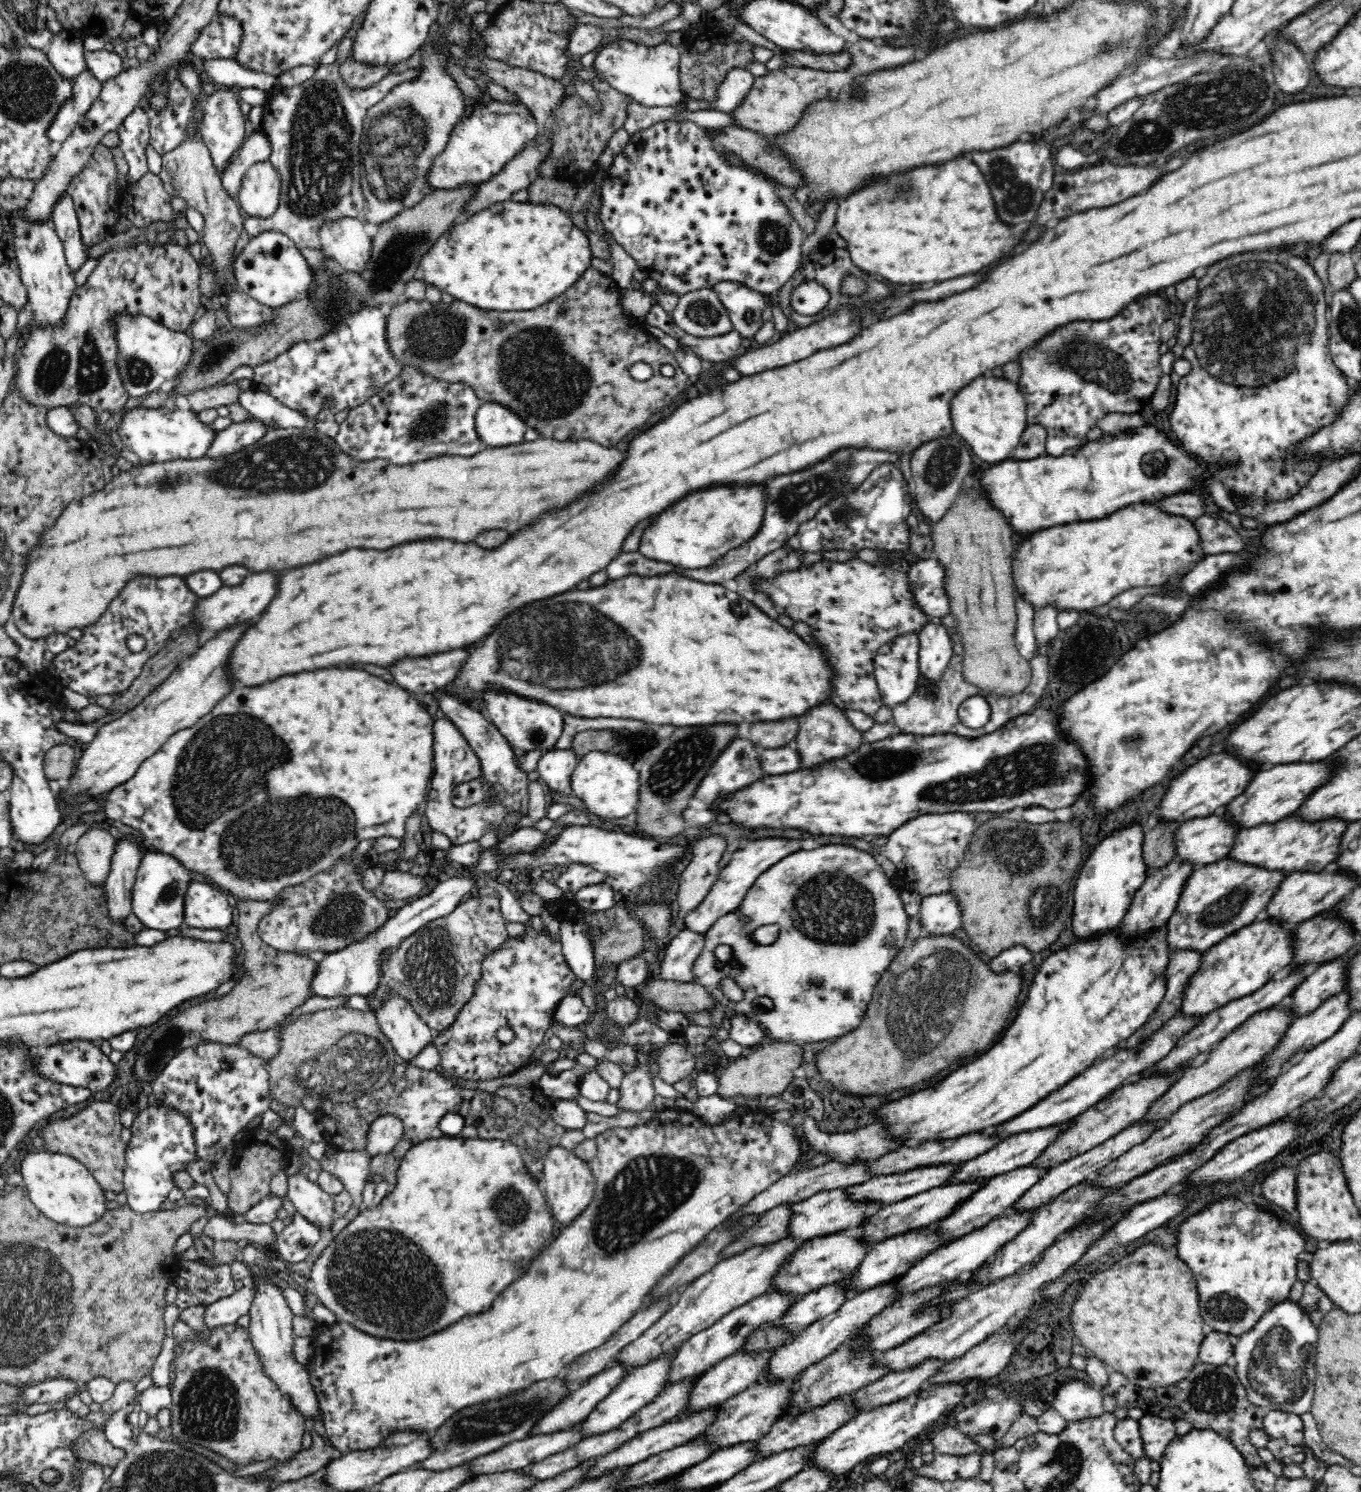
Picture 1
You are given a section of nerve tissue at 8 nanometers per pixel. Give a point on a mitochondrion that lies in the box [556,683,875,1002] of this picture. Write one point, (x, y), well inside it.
(685, 759)

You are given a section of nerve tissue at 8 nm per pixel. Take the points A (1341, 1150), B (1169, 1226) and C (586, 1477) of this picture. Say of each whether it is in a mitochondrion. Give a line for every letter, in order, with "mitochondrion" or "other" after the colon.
A: other
B: other
C: other

